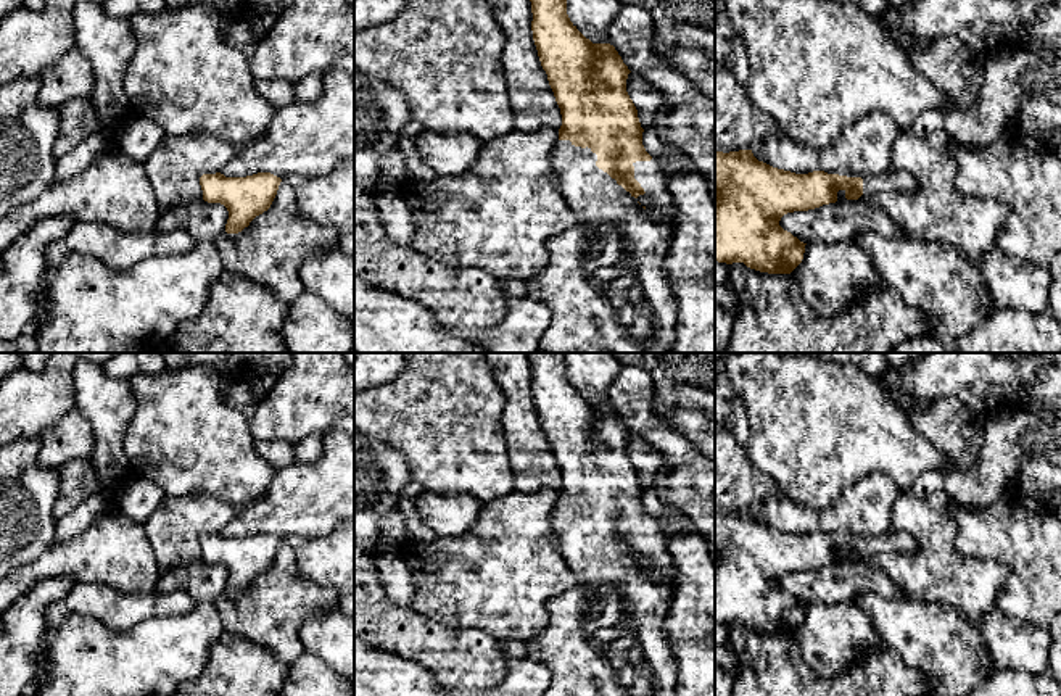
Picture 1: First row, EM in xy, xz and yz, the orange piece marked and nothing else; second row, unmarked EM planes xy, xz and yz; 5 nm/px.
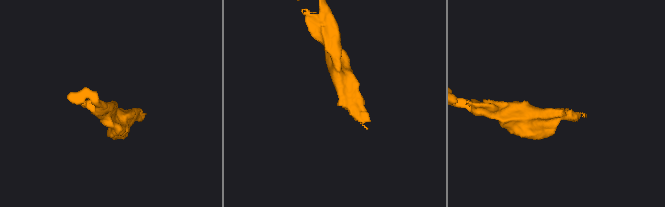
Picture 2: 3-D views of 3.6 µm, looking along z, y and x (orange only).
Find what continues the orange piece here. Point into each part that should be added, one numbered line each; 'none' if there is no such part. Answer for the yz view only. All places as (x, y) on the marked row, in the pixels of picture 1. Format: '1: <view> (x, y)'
1: yz (886, 182)

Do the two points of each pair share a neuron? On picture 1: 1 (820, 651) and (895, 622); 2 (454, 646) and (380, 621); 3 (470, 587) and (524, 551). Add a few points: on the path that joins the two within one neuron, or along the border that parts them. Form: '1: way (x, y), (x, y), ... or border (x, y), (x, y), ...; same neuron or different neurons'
1: border (849, 603), (855, 604), (870, 619), (883, 643); different neurons
2: way (437, 646), (398, 630); same neuron
3: way (483, 579), (498, 577), (511, 564); same neuron

